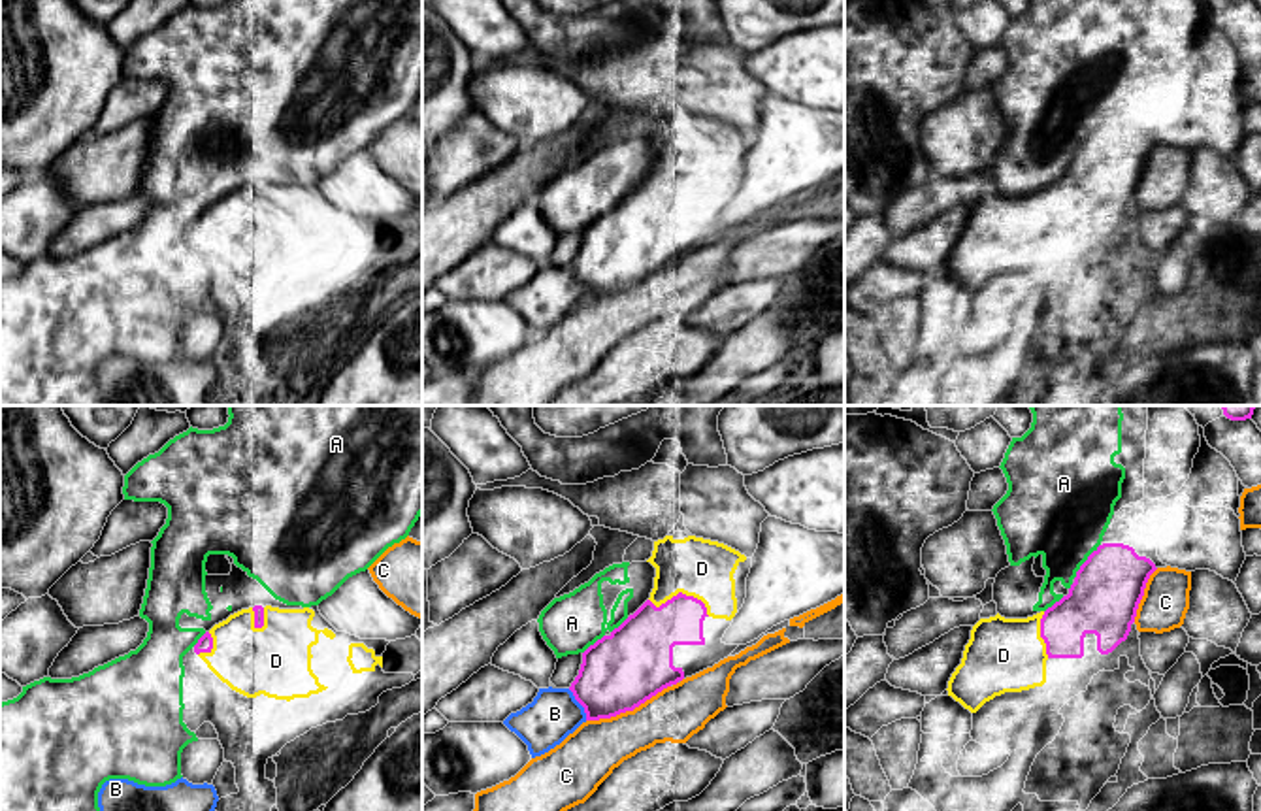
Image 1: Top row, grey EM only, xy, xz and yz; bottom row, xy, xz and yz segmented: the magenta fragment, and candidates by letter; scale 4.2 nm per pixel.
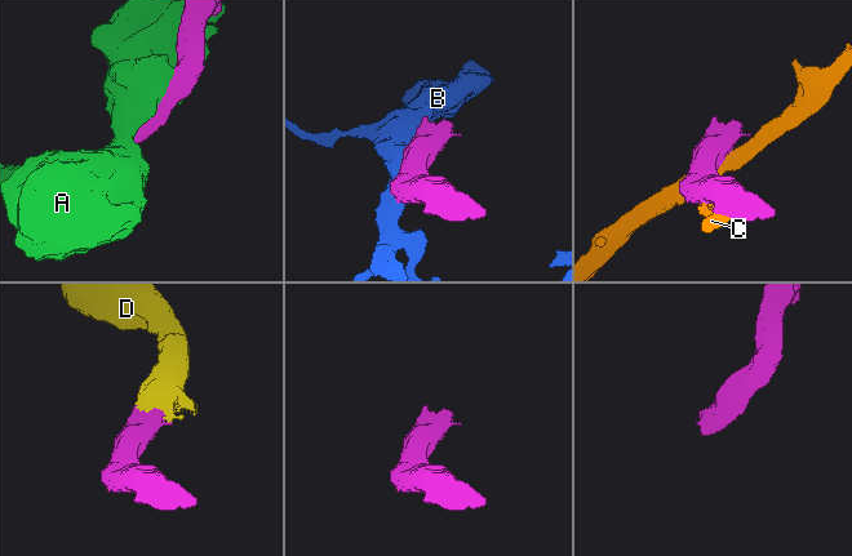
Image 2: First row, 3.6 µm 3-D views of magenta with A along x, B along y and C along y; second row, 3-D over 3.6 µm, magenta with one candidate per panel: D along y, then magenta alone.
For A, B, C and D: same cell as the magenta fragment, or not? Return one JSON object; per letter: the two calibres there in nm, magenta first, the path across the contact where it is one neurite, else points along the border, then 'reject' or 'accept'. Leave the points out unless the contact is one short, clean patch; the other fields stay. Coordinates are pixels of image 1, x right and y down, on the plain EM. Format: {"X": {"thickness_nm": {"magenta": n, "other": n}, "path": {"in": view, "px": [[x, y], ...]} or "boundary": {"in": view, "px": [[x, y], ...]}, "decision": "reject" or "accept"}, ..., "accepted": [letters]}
{"A": {"thickness_nm": {"magenta": 300, "other": 420}, "decision": "reject"}, "B": {"thickness_nm": {"magenta": 320, "other": 220}, "decision": "reject"}, "C": {"thickness_nm": {"magenta": 320, "other": 240}, "decision": "reject"}, "D": {"thickness_nm": {"magenta": 240, "other": 260}, "decision": "accept"}, "accepted": ["D"]}

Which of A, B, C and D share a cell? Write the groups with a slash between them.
A / B / C / D

